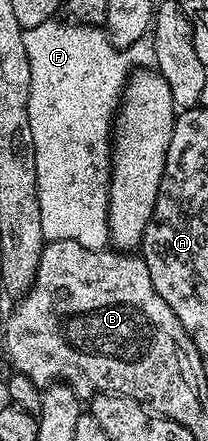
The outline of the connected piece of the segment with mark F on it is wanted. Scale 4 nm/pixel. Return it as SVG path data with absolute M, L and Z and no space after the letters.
M54 17L34 27L23 30L23 49L27 49L27 61L31 65L31 93L27 97L27 117L31 121L31 137L35 145L35 177L39 193L39 217L43 221L43 233L49 241L75 241L75 245L83 245L92 251L103 251L110 246L109 242L109 173L111 170L111 128L115 116L121 106L130 75L135 68L149 69L157 62L155 49L148 38L143 38L132 47L116 47L109 39L108 30L101 27L88 27L85 23L66 21Z

